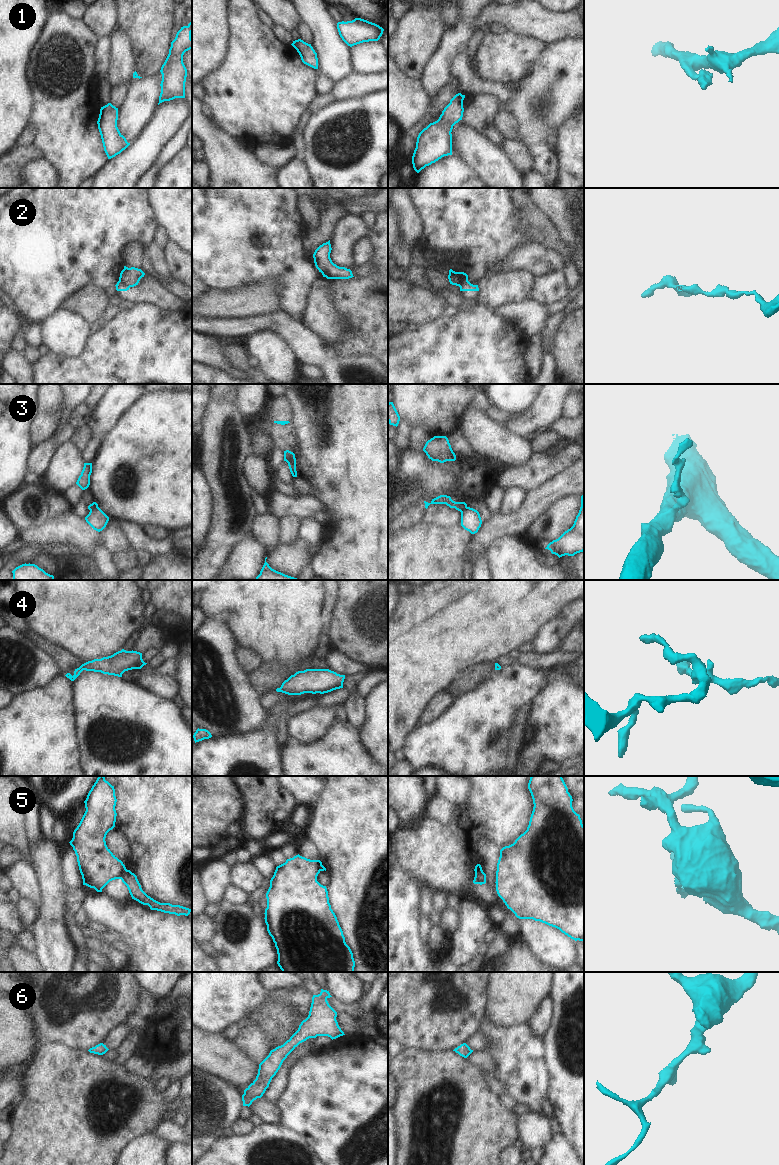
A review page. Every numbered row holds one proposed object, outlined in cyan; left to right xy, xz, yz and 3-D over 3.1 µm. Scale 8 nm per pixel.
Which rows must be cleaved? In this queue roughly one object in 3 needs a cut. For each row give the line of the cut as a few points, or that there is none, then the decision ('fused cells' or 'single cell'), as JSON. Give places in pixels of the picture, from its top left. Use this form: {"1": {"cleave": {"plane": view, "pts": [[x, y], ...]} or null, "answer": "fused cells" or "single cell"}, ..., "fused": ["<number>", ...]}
{"1": {"cleave": null, "answer": "single cell"}, "2": {"cleave": {"plane": "xy", "pts": [[119, 280], [129, 287]]}, "answer": "fused cells"}, "3": {"cleave": {"plane": "xz", "pts": [[294, 457], [287, 462]]}, "answer": "fused cells"}, "4": {"cleave": null, "answer": "single cell"}, "5": {"cleave": {"plane": "xy", "pts": [[126, 869], [120, 878]]}, "answer": "fused cells"}, "6": {"cleave": null, "answer": "single cell"}, "fused": ["2", "3", "5"]}

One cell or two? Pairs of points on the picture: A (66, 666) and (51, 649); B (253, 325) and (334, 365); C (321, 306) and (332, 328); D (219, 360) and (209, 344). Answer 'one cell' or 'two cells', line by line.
A: one cell
B: one cell
C: one cell
D: one cell

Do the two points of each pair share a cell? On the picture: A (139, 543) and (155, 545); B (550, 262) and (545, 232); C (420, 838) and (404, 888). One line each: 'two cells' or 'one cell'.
A: one cell
B: two cells
C: two cells

